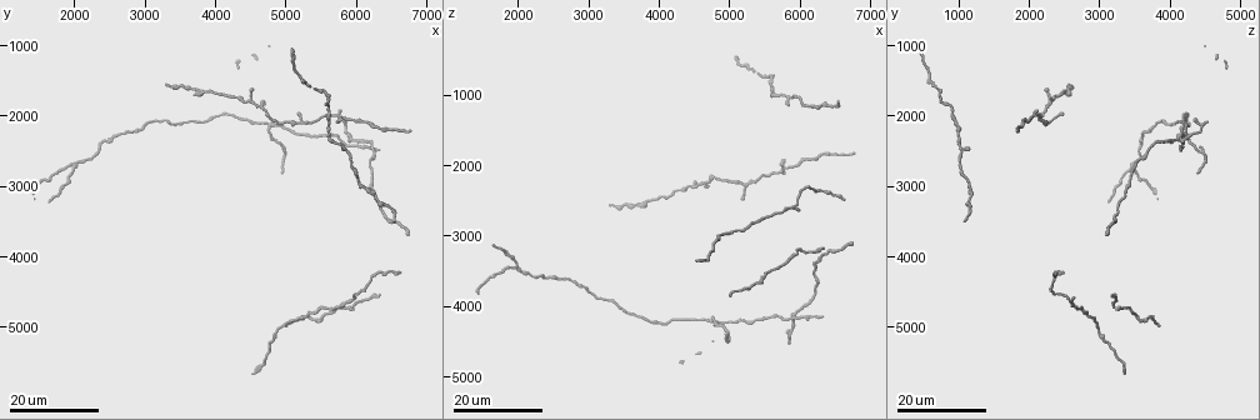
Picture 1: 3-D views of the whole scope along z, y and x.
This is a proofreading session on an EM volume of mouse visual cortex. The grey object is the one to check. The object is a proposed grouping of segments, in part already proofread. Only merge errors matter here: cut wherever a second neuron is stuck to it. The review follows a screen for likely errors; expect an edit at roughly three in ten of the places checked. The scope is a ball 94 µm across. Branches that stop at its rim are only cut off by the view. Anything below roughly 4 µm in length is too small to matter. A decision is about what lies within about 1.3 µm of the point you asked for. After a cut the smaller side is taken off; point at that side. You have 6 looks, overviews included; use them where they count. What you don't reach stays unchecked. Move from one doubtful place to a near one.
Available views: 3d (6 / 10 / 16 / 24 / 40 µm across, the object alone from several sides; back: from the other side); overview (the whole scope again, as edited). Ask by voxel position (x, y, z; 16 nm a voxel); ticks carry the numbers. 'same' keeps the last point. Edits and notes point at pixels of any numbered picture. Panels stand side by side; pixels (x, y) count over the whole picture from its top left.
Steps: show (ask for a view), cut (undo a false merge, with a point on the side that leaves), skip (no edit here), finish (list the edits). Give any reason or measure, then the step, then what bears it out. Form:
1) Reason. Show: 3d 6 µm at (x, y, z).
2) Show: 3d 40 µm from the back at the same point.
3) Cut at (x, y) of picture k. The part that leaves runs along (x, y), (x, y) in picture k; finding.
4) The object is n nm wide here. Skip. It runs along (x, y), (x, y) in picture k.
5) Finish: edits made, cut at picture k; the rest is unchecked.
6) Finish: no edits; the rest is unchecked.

Sudden change in width. Show: 3d 16 µm at (4850, 5050, 2950).

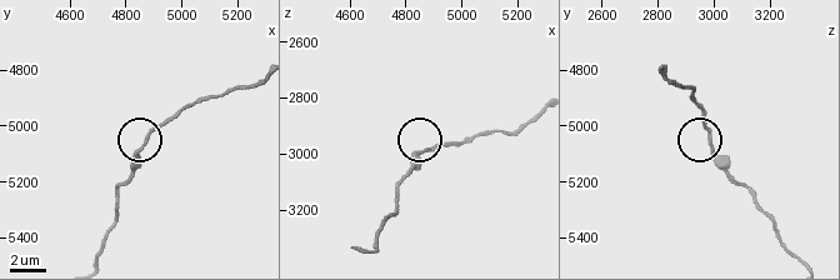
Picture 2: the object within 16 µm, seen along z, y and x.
Show: 3d 6 µm at (4860, 5080, 2990).

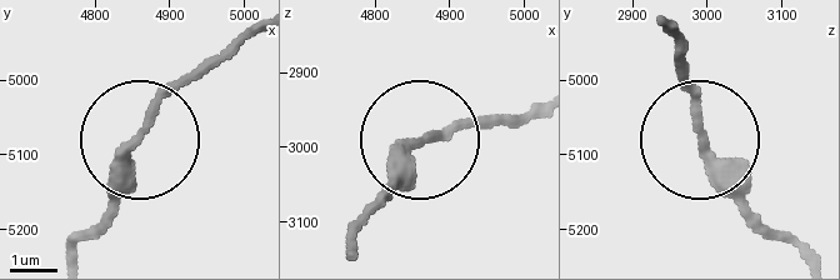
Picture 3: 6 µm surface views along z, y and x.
Cut at (110, 214) of picture 3. A second neuron is stuck on.

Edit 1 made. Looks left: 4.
Show: overview.

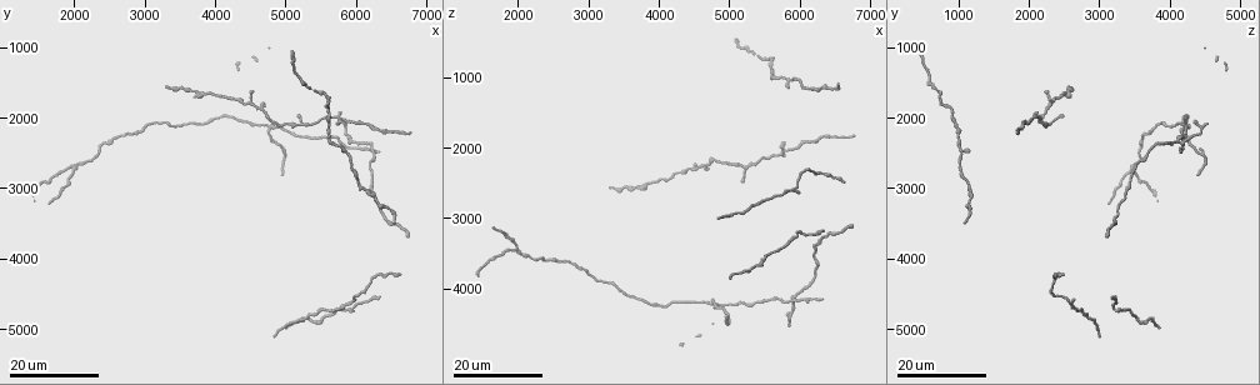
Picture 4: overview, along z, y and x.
Four arms meet. Show: 3d 24 µm at (5900, 2350, 4150).

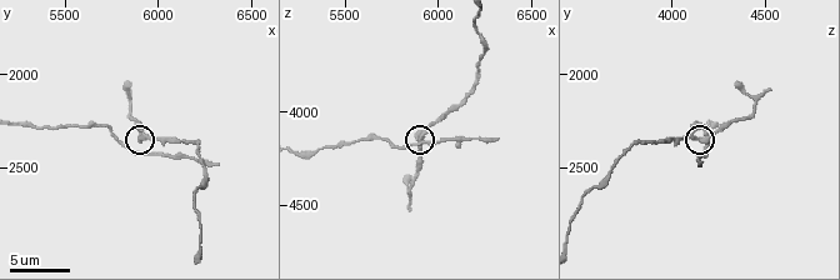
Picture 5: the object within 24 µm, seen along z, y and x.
Show: 3d 6 µm at (5900, 2340, 4180).

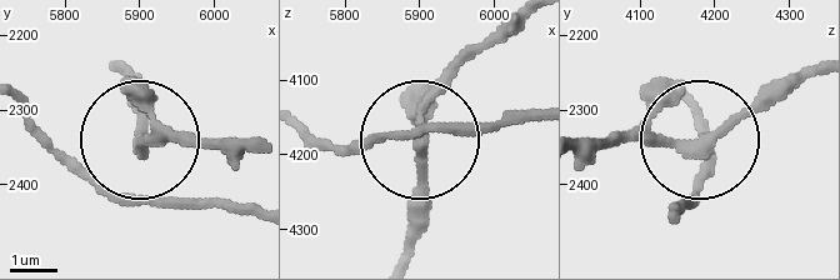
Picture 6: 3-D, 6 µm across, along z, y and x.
Show: 3d 6 µm from the back at (5900, 2350, 4170).

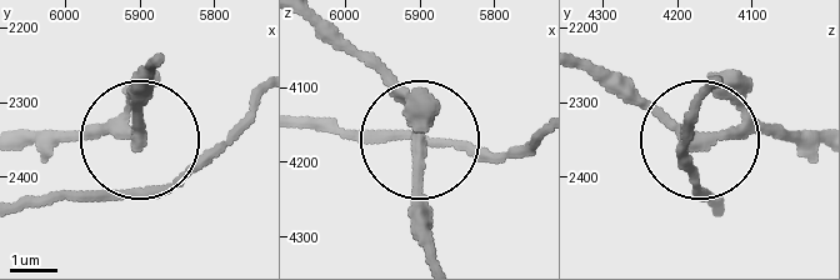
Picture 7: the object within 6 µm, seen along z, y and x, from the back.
The side arm is 9 µm long. Skip. It runs along (681, 153), (698, 189), (694, 145), (601, 74) in picture 7; all the same neuron.

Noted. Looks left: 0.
Finish: edits made, cut at picture 3; the rest is unchecked.

